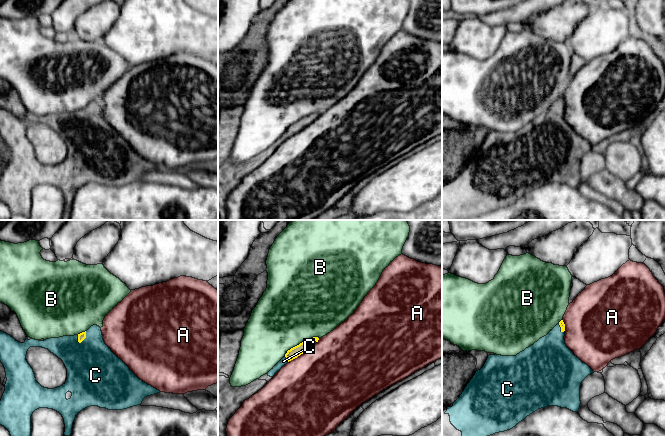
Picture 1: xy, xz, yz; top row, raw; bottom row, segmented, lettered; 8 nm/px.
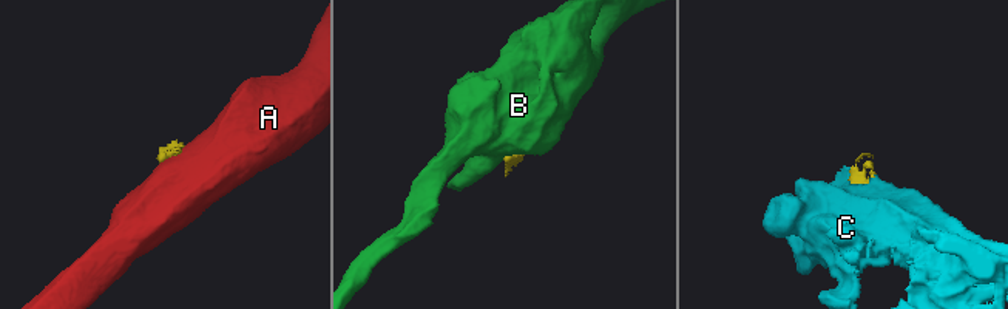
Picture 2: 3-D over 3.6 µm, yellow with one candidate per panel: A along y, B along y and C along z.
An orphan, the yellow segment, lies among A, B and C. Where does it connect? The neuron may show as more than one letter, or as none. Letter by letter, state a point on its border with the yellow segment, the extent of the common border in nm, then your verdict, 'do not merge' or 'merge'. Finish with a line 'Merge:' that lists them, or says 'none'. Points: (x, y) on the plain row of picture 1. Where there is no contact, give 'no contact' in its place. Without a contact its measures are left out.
A: meets yellow in xz at (297, 132); contact 190 nm long; do not merge
B: meets yellow in xz at (293, 123); contact 200 nm long; do not merge
C: meets yellow in xy at (85, 113); contact 120 nm long; merge
Merge: C

